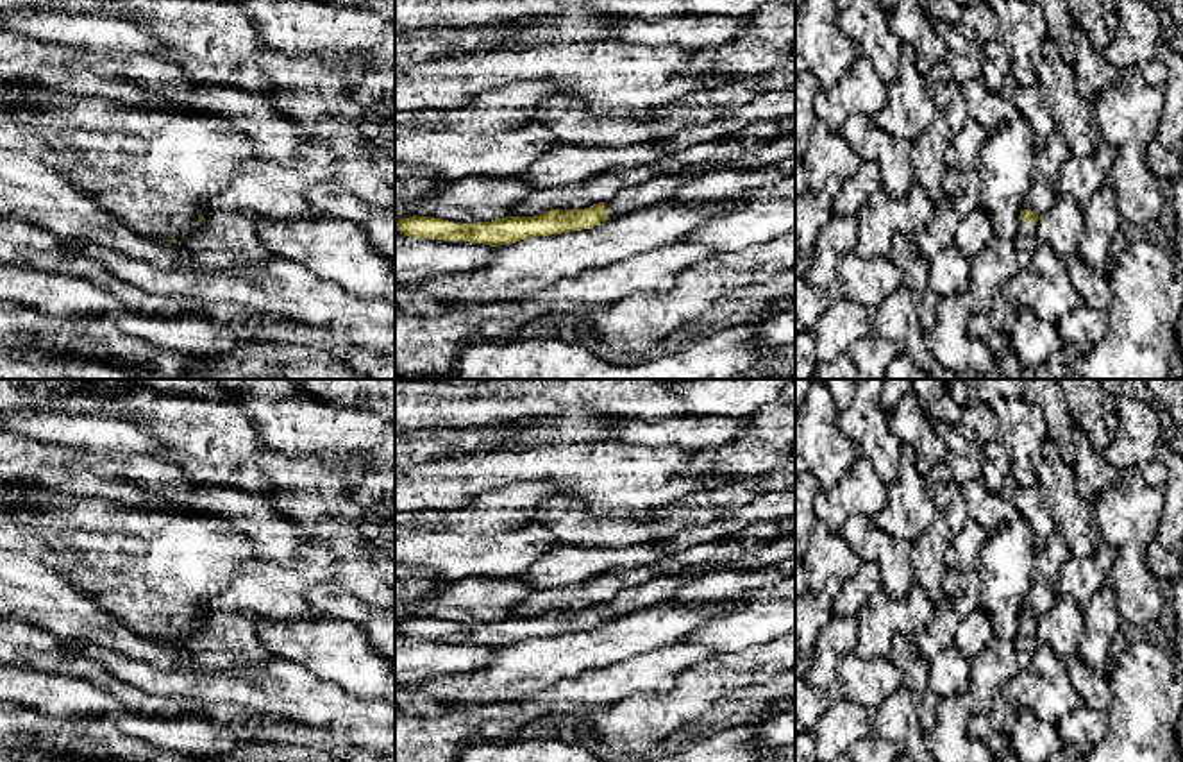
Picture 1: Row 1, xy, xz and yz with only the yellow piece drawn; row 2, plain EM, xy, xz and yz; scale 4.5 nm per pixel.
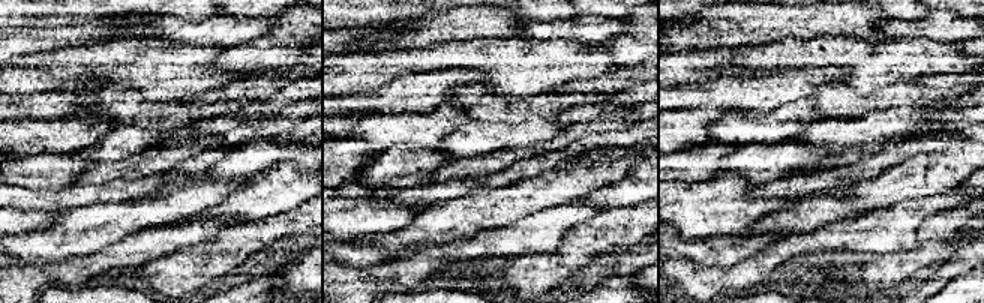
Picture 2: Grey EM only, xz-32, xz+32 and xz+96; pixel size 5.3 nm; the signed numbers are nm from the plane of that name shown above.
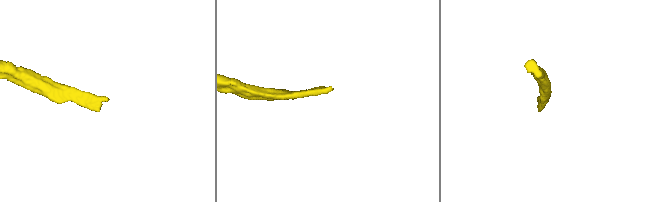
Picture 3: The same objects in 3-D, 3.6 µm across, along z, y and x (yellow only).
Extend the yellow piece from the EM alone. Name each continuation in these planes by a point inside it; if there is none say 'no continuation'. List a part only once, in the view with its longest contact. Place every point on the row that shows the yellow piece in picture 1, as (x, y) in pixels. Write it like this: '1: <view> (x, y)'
1: yz (1024, 240)

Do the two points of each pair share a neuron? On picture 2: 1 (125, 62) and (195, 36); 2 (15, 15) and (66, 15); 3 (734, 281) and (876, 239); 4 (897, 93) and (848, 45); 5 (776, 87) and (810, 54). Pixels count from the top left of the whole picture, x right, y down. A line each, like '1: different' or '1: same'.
1: different
2: same
3: same
4: different
5: different

